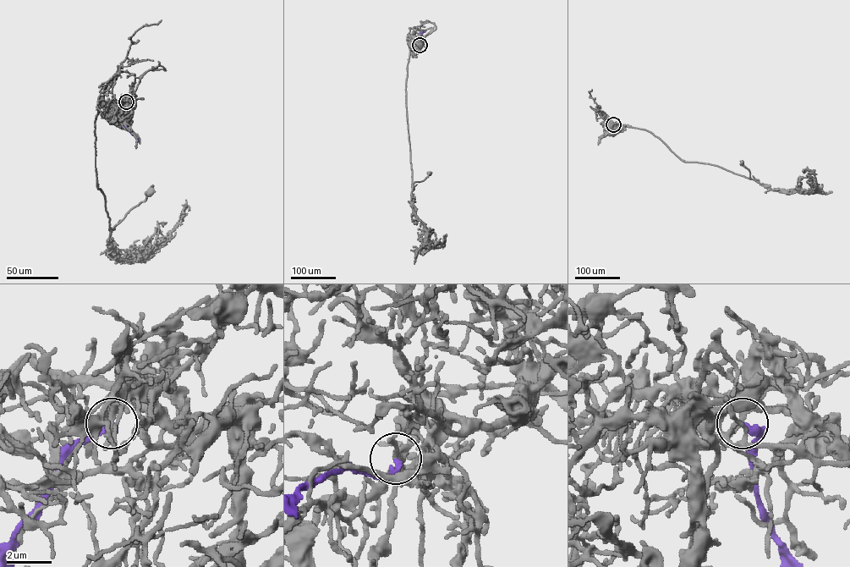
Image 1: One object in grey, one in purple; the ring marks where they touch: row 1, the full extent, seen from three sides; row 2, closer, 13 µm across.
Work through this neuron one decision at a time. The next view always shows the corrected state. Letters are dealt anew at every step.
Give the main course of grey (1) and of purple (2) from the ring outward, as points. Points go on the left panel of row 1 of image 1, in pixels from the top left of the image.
1: (126, 101), (122, 99), (107, 101), (98, 109), (95, 120), (97, 186), (105, 196), (110, 232), (150, 192)
2: (126, 101), (122, 108), (126, 112), (123, 123), (139, 141)

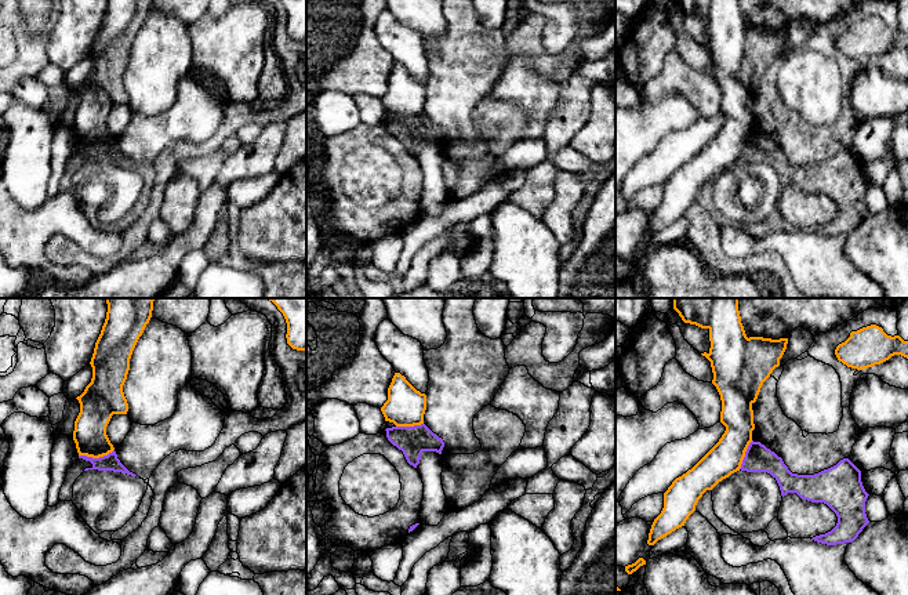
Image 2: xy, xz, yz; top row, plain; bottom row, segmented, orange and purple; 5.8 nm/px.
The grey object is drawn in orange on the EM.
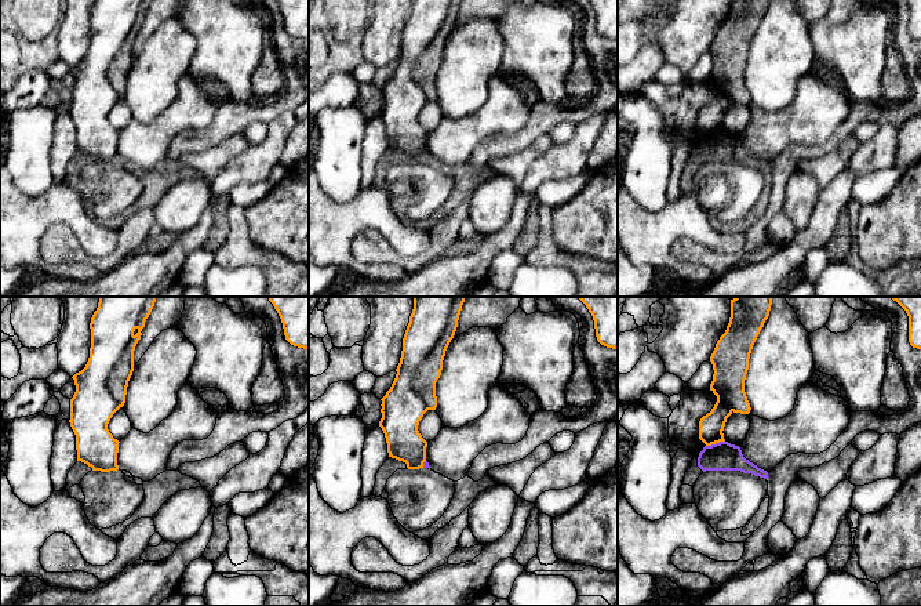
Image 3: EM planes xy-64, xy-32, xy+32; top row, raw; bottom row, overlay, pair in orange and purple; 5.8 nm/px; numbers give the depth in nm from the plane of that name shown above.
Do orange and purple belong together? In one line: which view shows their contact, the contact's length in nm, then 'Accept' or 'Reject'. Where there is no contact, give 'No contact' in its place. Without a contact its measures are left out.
Touches orange in xy. Shared border 220 nm. Reject

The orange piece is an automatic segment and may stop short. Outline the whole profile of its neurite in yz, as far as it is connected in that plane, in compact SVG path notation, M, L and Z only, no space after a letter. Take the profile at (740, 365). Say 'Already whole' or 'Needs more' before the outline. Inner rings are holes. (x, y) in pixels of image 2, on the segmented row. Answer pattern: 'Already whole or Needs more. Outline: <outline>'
Already whole. Outline: M673 298L673 309L684 323L709 330L711 348L708 353L701 355L711 362L712 384L722 400L720 422L726 431L719 442L691 469L676 478L664 493L664 508L651 525L649 545L654 545L658 540L684 526L702 494L740 471L755 429L752 404L756 402L763 382L780 366L780 359L788 344L788 338L748 338L741 323L738 298Z

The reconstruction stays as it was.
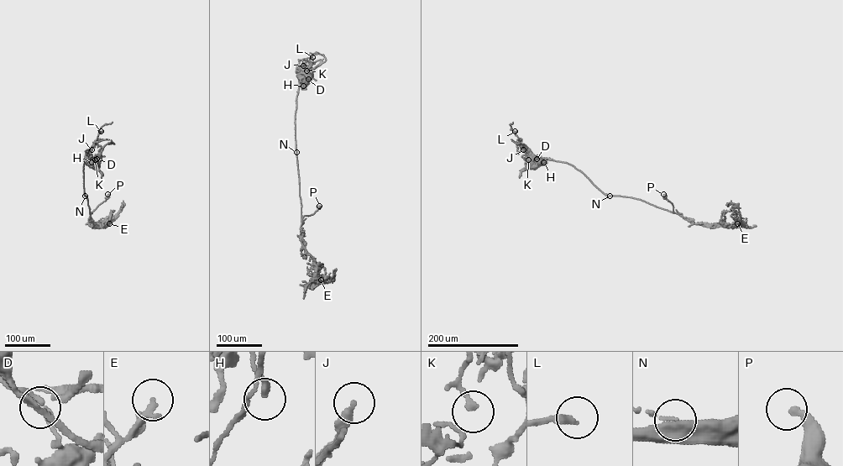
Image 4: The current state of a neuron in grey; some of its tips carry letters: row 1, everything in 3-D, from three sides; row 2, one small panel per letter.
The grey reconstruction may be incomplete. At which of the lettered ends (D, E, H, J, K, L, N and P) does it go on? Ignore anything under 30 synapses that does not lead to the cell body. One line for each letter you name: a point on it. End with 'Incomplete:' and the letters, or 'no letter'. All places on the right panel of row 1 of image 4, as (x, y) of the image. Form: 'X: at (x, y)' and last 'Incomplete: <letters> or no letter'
E: at (737, 223)
L: at (515, 131)
Incomplete: E, L

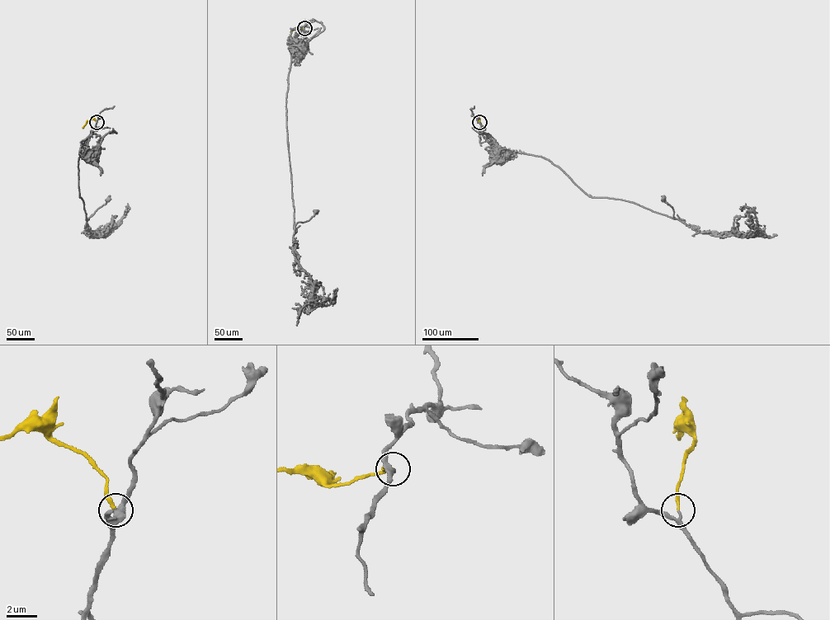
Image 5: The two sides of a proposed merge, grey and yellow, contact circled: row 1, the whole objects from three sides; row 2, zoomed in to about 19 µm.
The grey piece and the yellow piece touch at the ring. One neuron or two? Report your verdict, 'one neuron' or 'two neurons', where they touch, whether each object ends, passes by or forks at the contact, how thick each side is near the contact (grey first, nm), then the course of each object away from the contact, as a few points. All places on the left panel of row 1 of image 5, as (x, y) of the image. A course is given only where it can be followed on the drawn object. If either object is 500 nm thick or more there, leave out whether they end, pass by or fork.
one neuron | (96, 122) | grey passes by | yellow ends | 160/200 nm | grey via (96, 122), (85, 141), (78, 161), (79, 196), (83, 202), (87, 221), (108, 199) | yellow via (96, 122), (93, 119), (87, 120), (82, 128)

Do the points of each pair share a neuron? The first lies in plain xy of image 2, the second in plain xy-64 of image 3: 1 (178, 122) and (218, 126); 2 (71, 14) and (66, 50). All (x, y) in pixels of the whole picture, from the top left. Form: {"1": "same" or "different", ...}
{"1": "different", "2": "same"}

